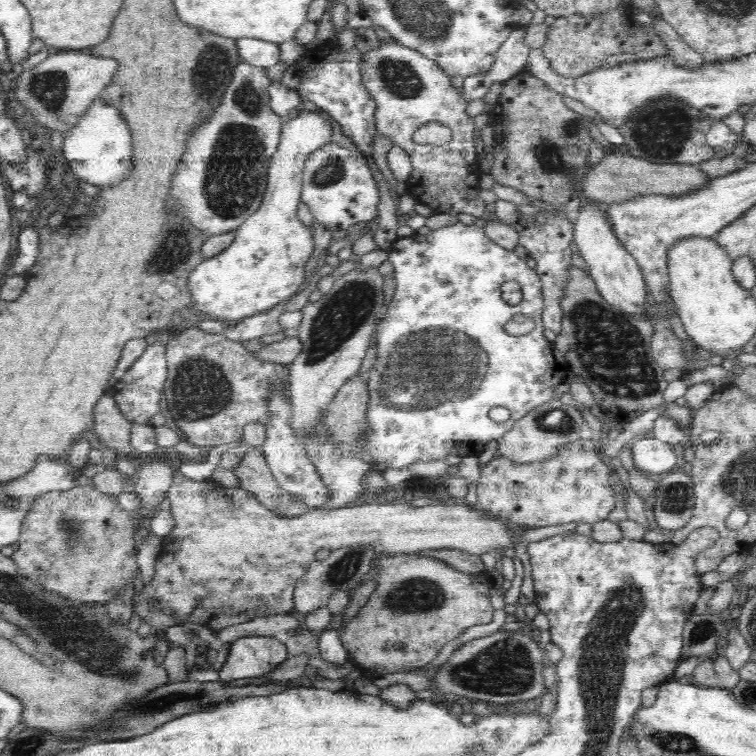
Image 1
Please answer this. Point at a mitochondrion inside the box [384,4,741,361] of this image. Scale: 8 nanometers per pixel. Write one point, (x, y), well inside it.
(662, 132)

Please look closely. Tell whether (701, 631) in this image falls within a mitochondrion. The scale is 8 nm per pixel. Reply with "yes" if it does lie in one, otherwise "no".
yes

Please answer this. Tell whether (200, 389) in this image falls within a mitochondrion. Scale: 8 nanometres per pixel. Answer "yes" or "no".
yes

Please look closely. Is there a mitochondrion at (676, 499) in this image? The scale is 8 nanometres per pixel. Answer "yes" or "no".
yes

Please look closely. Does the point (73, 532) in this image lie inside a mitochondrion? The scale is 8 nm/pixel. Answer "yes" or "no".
yes

